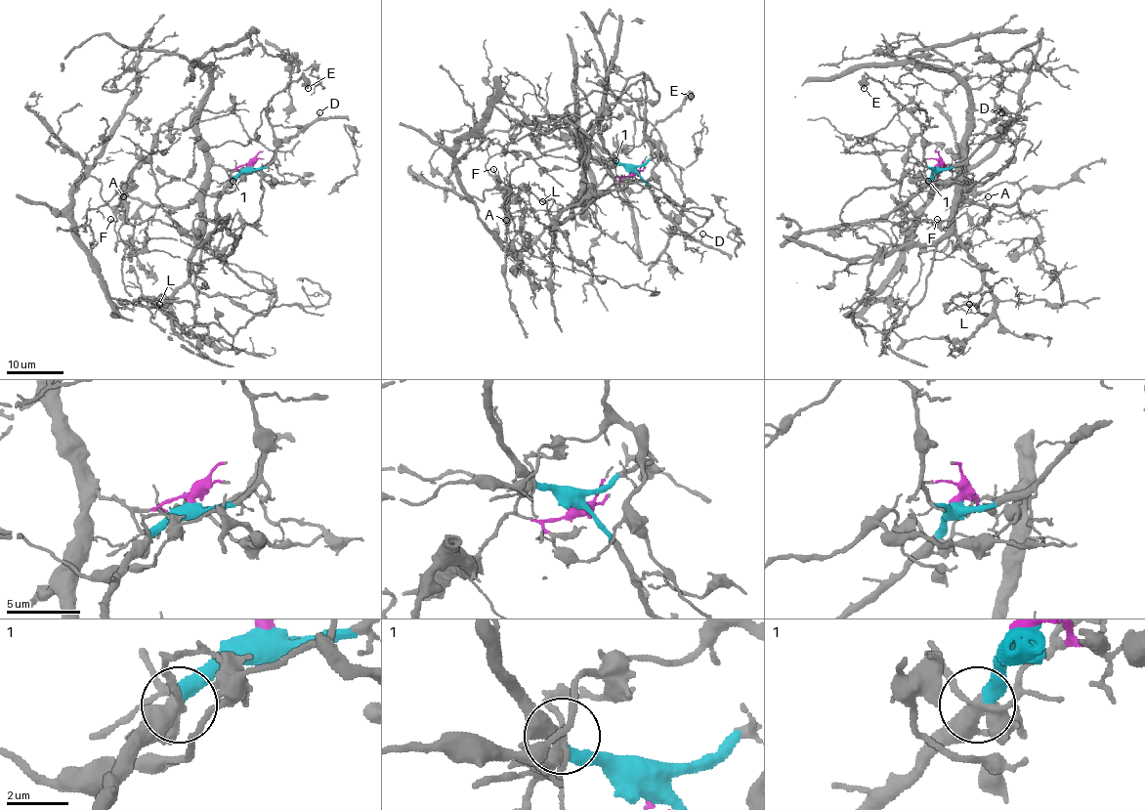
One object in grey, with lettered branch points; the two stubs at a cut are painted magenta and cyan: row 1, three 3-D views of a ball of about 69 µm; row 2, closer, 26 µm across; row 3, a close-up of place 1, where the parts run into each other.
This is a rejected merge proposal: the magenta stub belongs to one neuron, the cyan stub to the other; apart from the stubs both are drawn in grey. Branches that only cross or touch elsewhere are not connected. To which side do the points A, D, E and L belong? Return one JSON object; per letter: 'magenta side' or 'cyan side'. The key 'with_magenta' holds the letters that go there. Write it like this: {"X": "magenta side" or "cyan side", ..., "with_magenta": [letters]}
{"A": "cyan side", "D": "cyan side", "E": "cyan side", "L": "magenta side", "with_magenta": ["L"]}

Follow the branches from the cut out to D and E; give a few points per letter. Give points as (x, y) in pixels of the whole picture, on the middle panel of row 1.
D: (631, 168), (646, 184), (657, 205), (675, 224), (696, 240), (699, 241), (702, 234)
E: (631, 168), (658, 155), (654, 152), (651, 130), (691, 96)

